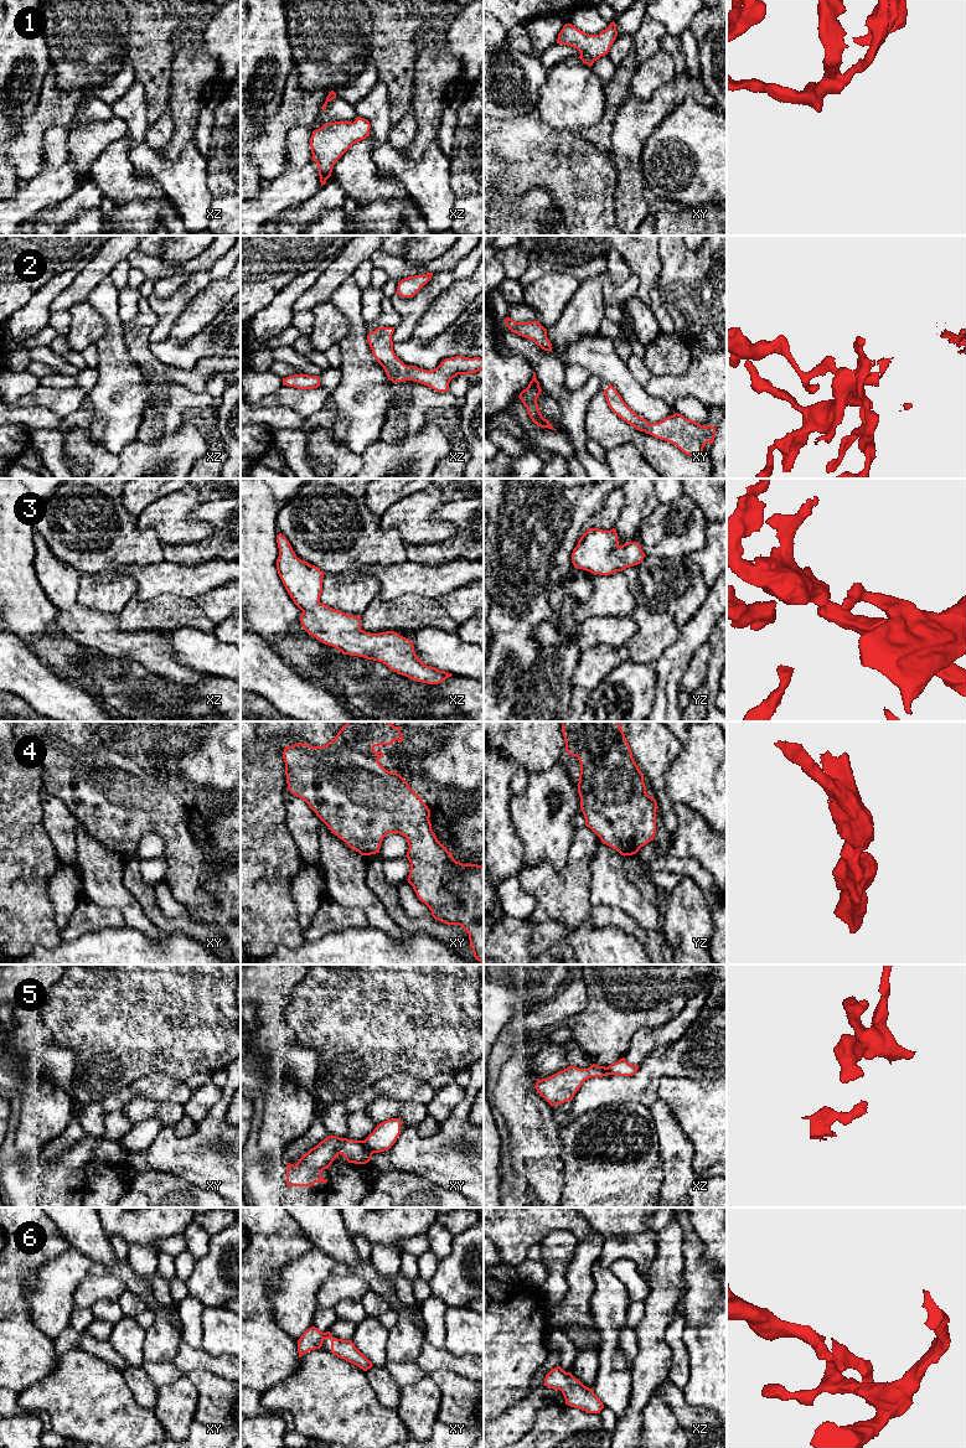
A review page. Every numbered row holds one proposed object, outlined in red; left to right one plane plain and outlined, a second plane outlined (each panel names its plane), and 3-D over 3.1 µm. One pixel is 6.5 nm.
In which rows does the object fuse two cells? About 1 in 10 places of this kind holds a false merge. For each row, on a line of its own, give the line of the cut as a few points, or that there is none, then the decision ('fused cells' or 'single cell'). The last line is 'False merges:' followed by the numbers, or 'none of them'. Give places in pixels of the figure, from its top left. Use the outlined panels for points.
1: no cut; single cell
2: no cut; single cell
3: no cut; single cell
4: no cut; single cell
5: cut in xy along (362, 1141), (372, 1153); fused cells
6: no cut; single cell
False merges: 5

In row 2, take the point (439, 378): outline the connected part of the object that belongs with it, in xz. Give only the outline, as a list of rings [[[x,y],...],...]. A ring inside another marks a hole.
[[[377,327],[367,335],[374,358],[393,383],[413,381],[428,386],[436,392],[448,392],[450,381],[458,374],[470,374],[484,369],[484,358],[464,356],[445,358],[433,371],[407,366],[393,351],[393,332],[393,327]]]

